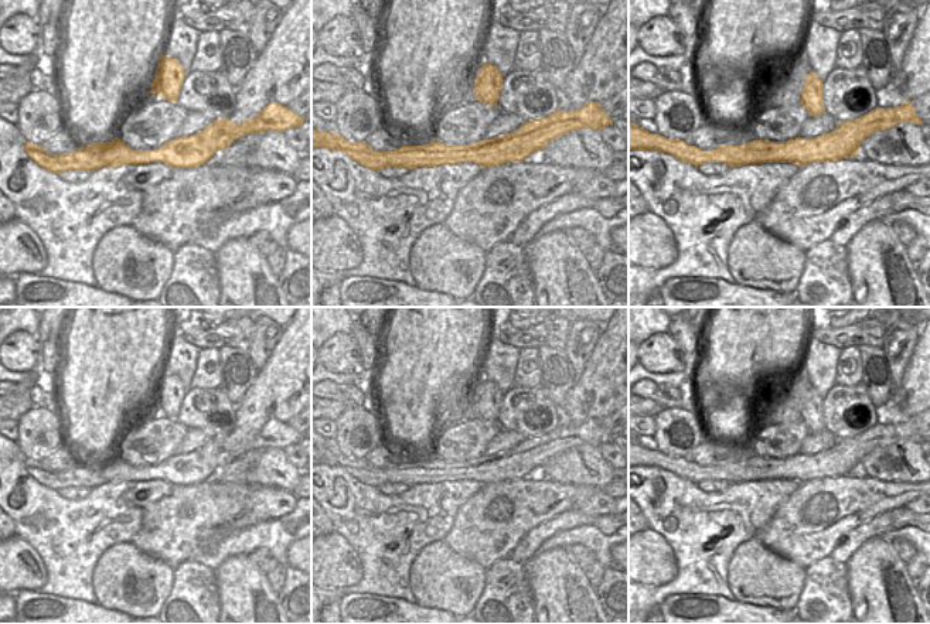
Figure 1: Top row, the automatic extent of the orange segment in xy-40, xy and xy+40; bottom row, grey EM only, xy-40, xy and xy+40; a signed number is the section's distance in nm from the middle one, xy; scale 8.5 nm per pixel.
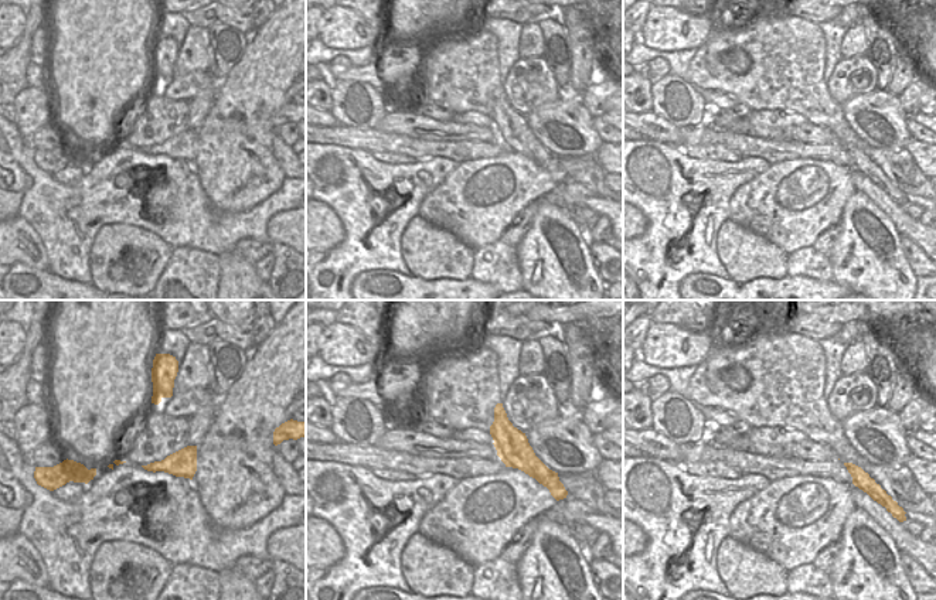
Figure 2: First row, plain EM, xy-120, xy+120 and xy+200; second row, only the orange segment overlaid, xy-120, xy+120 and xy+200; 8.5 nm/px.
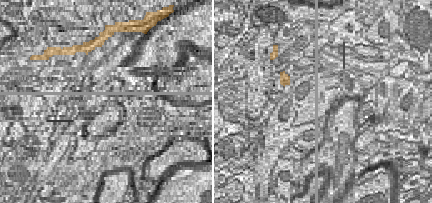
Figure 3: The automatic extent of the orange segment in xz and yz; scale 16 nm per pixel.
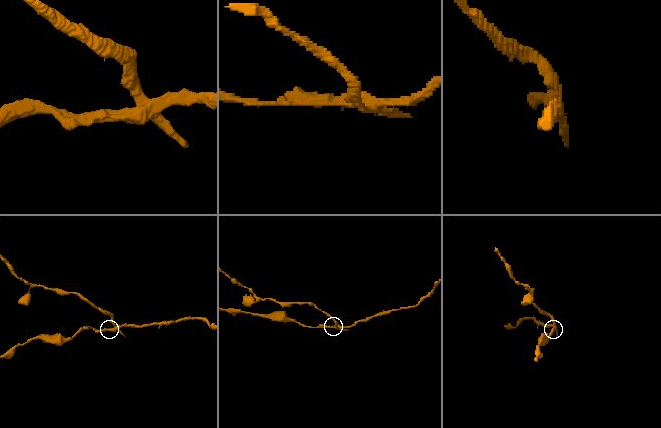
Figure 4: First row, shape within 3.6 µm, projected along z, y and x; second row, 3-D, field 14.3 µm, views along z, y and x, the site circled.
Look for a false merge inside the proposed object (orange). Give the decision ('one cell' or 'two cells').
one cell

